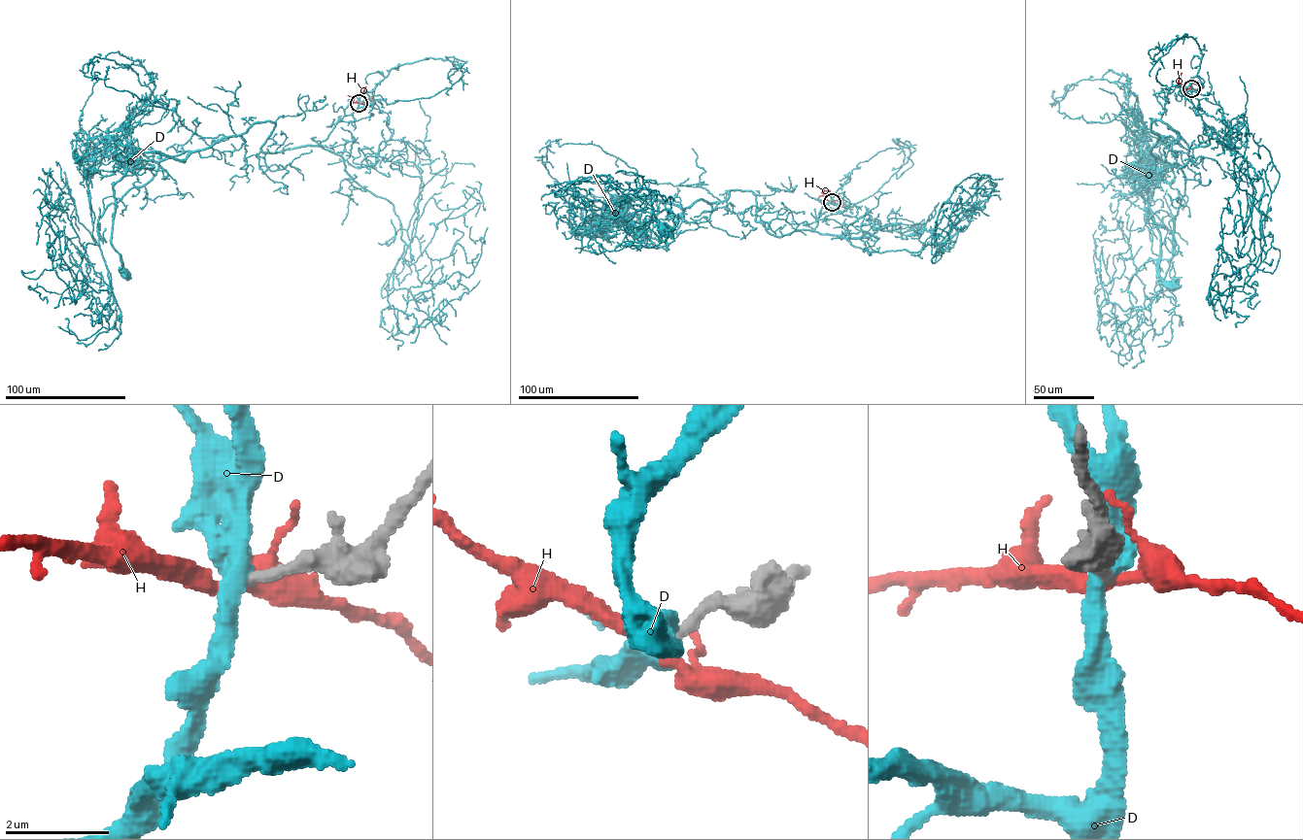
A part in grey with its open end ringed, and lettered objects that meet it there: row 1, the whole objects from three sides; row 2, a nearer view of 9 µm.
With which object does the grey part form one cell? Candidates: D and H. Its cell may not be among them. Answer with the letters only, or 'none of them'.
none of them

